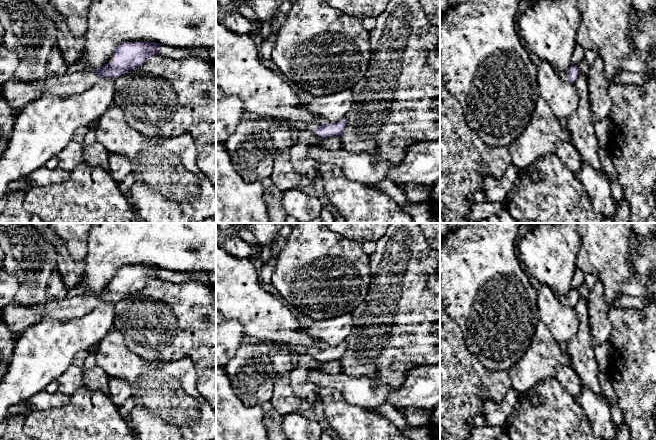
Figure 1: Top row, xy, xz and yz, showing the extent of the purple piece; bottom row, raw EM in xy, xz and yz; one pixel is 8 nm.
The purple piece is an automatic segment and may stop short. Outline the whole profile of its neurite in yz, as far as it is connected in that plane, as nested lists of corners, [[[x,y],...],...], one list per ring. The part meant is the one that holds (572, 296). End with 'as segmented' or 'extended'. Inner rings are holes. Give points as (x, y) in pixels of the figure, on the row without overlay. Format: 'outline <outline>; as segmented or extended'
outline [[[571,288],[566,295],[559,296],[559,299],[563,304],[569,305],[570,307],[573,308],[579,299],[578,289]]]; extended

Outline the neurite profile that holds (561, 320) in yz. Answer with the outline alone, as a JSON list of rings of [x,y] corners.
[[[541,285],[537,291],[537,316],[559,344],[567,345],[579,329],[574,309],[563,304],[547,285]]]

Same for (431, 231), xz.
[[[419,223],[427,243],[440,253],[440,223]]]

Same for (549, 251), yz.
[[[538,223],[520,239],[517,254],[531,276],[561,296],[571,289],[580,244],[574,223]]]

